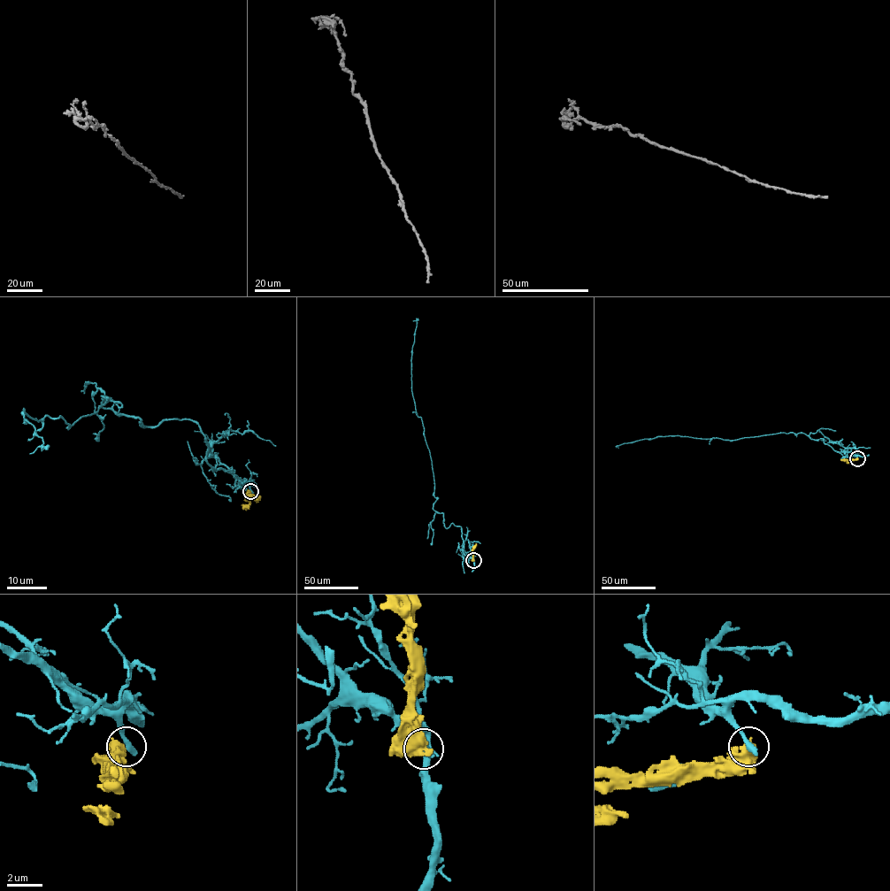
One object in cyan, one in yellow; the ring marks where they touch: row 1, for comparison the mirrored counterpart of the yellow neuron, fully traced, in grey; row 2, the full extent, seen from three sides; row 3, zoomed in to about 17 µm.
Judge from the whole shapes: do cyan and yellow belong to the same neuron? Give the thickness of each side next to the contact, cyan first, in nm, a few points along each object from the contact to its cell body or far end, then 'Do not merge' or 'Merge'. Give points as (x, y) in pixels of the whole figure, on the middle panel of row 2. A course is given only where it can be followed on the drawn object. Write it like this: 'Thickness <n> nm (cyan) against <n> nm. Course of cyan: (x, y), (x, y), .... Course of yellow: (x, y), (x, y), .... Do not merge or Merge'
Thickness 360 nm (cyan) against 750 nm. Course of cyan: (473, 560), (461, 527), (446, 528), (433, 509), (432, 463), (411, 389), (413, 321). Course of yellow: (473, 560), (472, 548), (476, 543). Do not merge

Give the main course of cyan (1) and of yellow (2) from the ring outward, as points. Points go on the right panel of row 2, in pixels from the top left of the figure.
1: (857, 458), (835, 451), (823, 438), (801, 433), (731, 441), (656, 436), (618, 448)
2: (857, 458), (840, 459)

